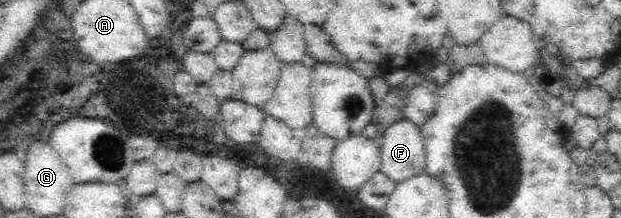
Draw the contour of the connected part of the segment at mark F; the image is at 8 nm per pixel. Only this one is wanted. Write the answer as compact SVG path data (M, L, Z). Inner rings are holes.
M404 118L390 123L374 139L380 154L378 171L399 182L421 173L424 145L419 127Z

